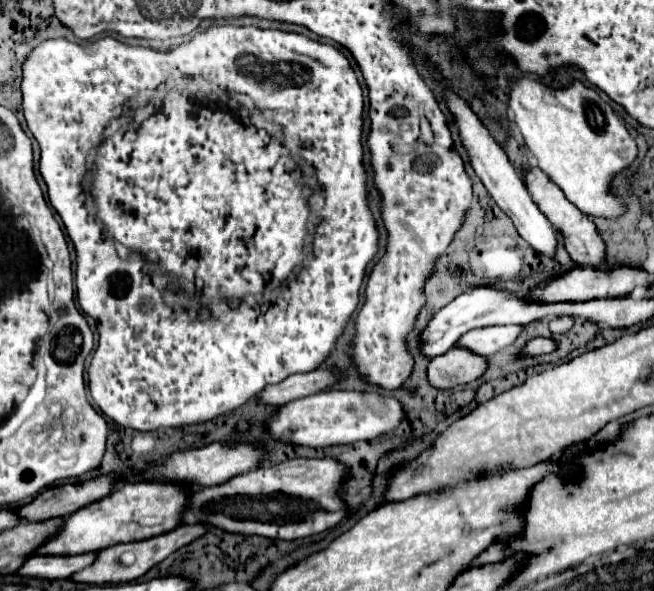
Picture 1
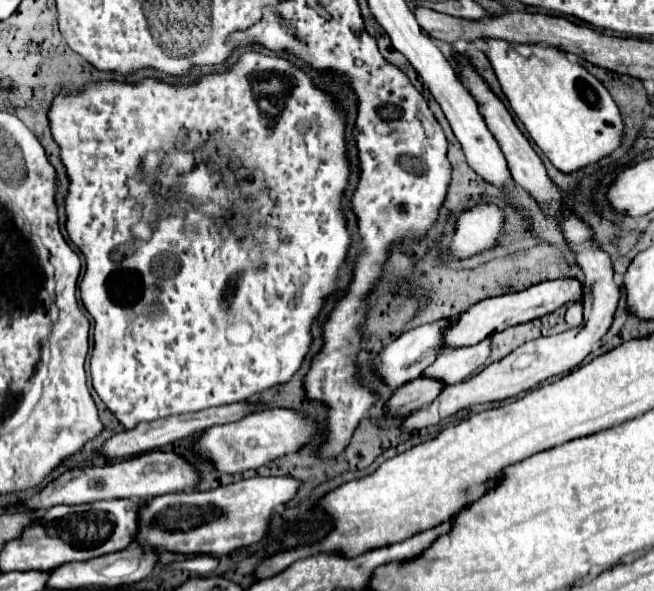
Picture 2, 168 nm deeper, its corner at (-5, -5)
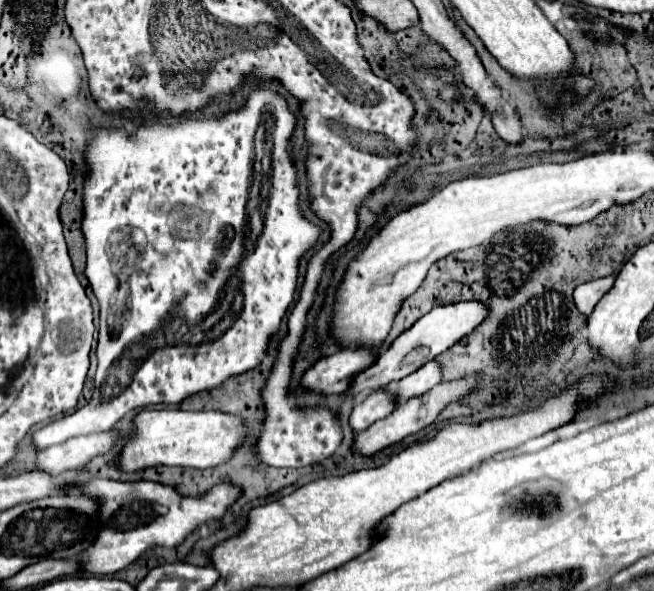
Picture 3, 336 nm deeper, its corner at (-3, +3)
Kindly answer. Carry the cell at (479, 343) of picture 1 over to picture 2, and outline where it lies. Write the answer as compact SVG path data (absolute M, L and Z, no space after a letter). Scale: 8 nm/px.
M486 337L484 341L470 345L470 347L456 347L440 353L436 363L432 363L424 375L428 377L440 377L446 385L460 383L462 379L470 377L478 367L484 365L484 361L490 357L492 341Z

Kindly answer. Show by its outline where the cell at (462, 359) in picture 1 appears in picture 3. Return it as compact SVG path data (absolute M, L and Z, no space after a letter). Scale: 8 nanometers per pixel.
M378 389L370 393L362 403L356 403L350 413L352 431L364 431L378 419L388 417L394 411L394 399L386 389Z

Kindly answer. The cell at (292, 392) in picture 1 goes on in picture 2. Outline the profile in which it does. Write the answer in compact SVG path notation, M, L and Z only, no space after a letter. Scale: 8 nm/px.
M232 403L232 405L222 405L222 407L212 407L212 409L204 409L204 411L196 411L196 413L182 413L182 415L172 415L172 417L164 417L164 419L156 419L144 425L138 425L132 431L126 433L118 433L114 437L110 437L102 447L100 453L106 457L128 457L128 455L136 455L136 453L144 453L144 451L152 451L158 447L164 447L176 439L184 439L196 433L202 433L214 425L226 425L226 423L234 423L240 421L256 411L262 411L264 405L262 403Z

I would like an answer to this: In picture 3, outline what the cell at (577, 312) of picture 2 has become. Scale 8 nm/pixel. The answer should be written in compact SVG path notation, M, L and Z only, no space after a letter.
M614 275L578 285L578 289L574 291L574 303L578 305L578 311L584 315L590 315L596 303L612 289L612 285L614 285Z

